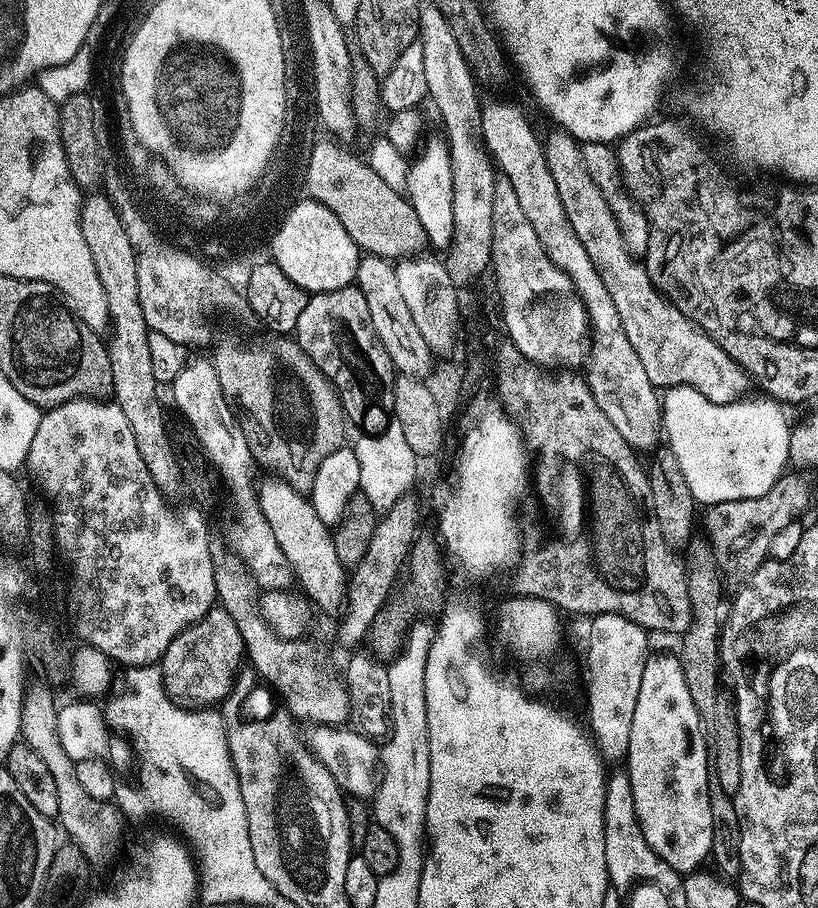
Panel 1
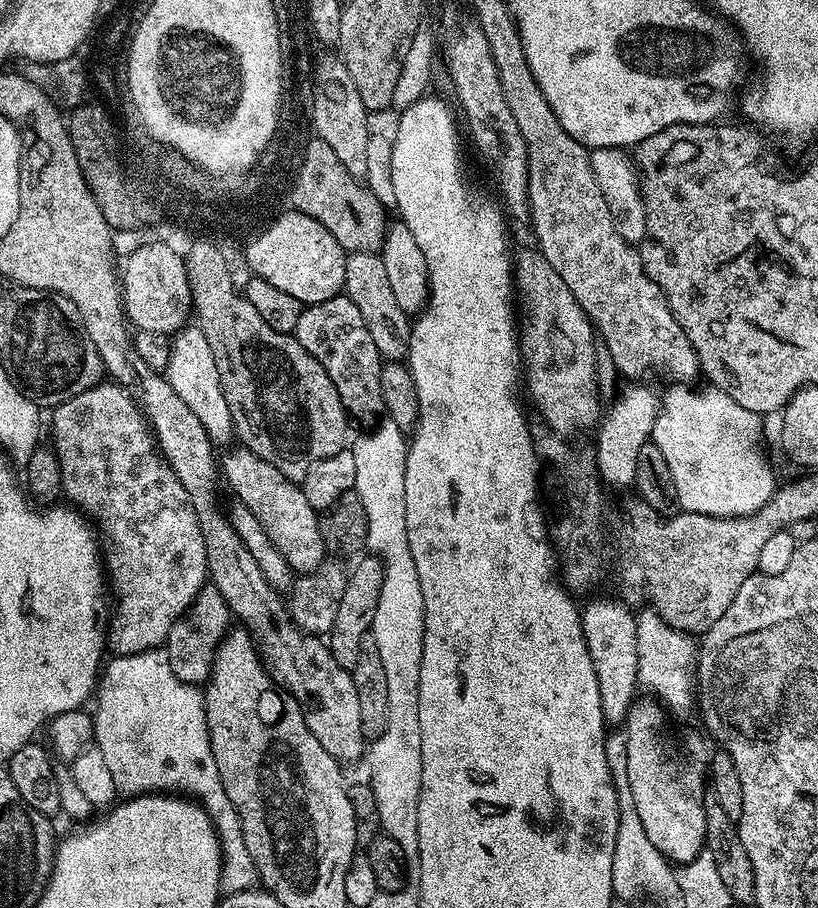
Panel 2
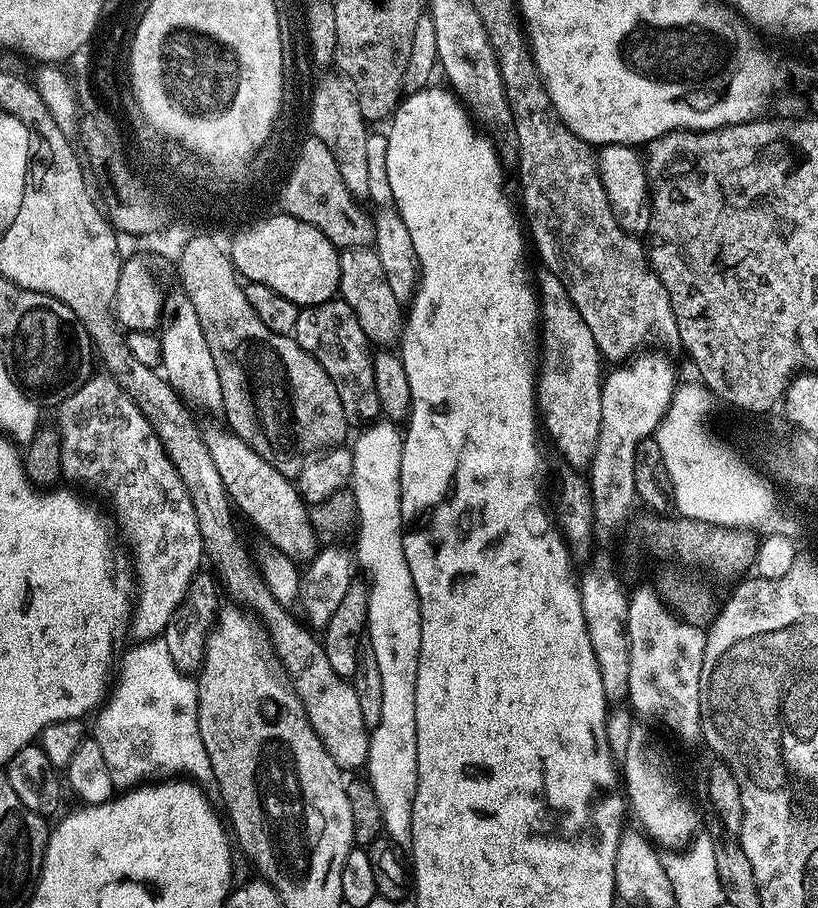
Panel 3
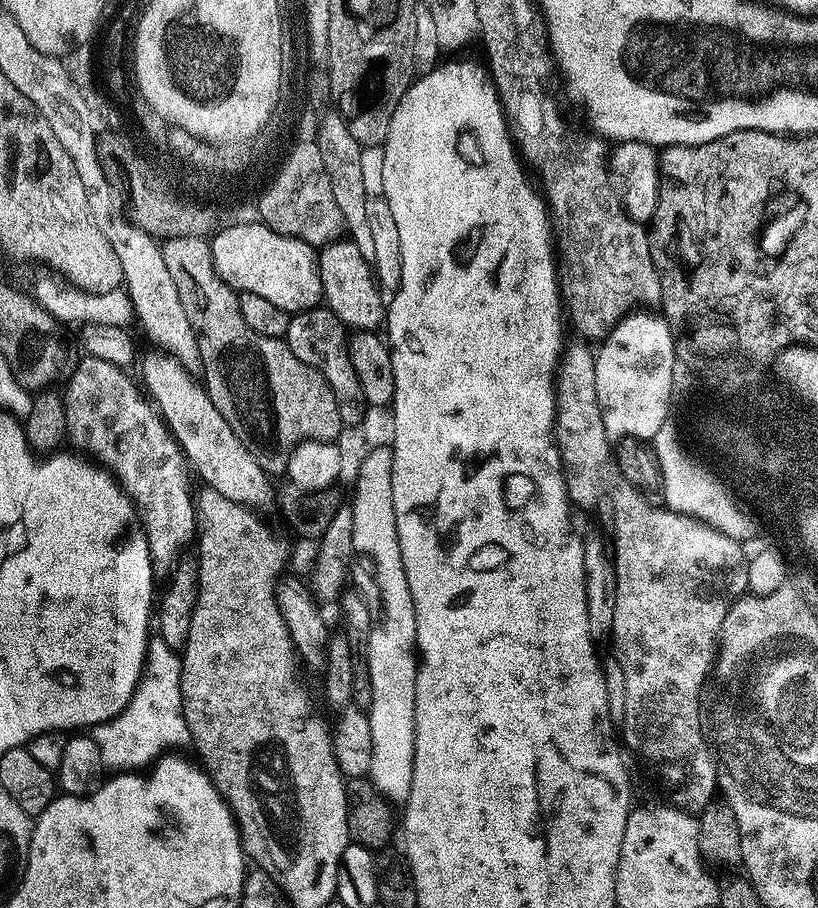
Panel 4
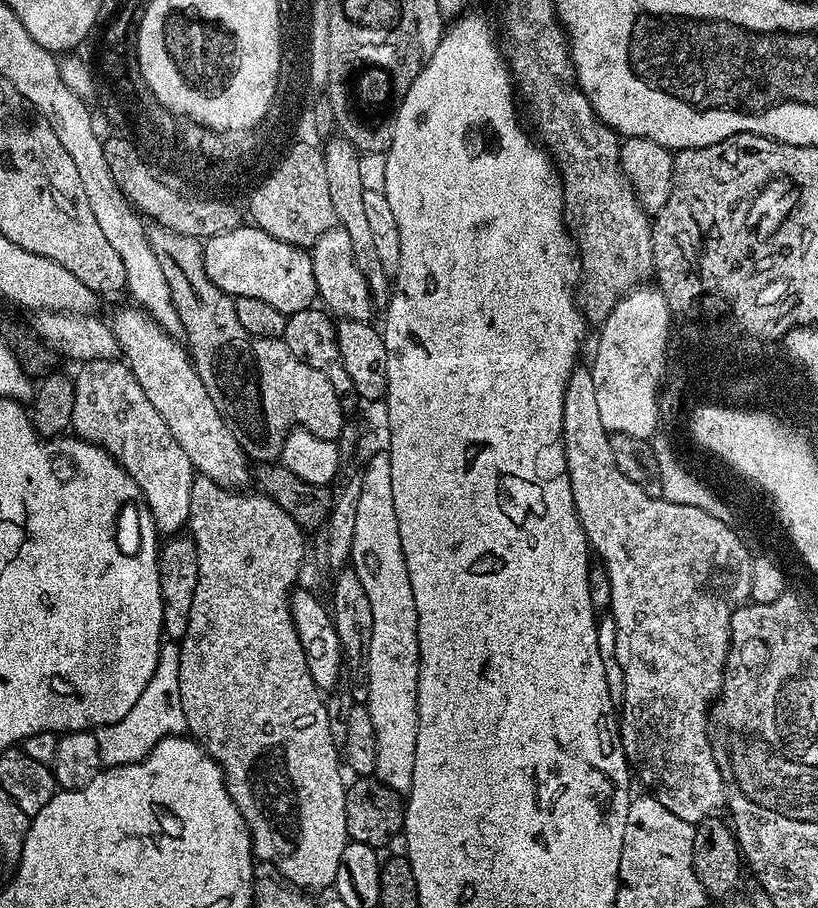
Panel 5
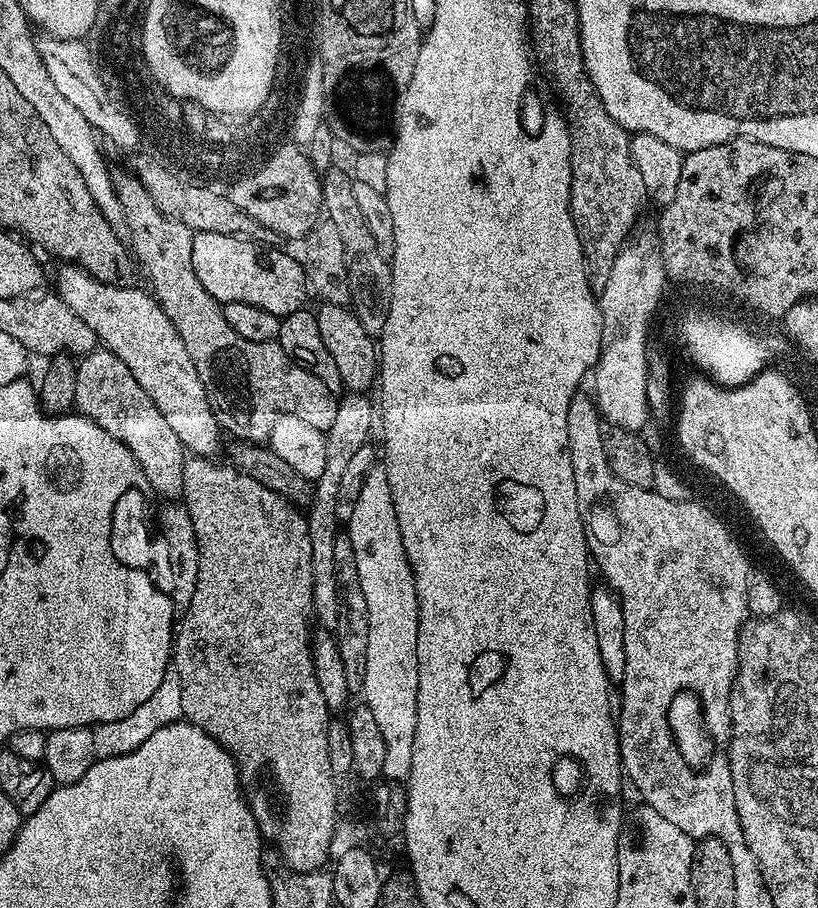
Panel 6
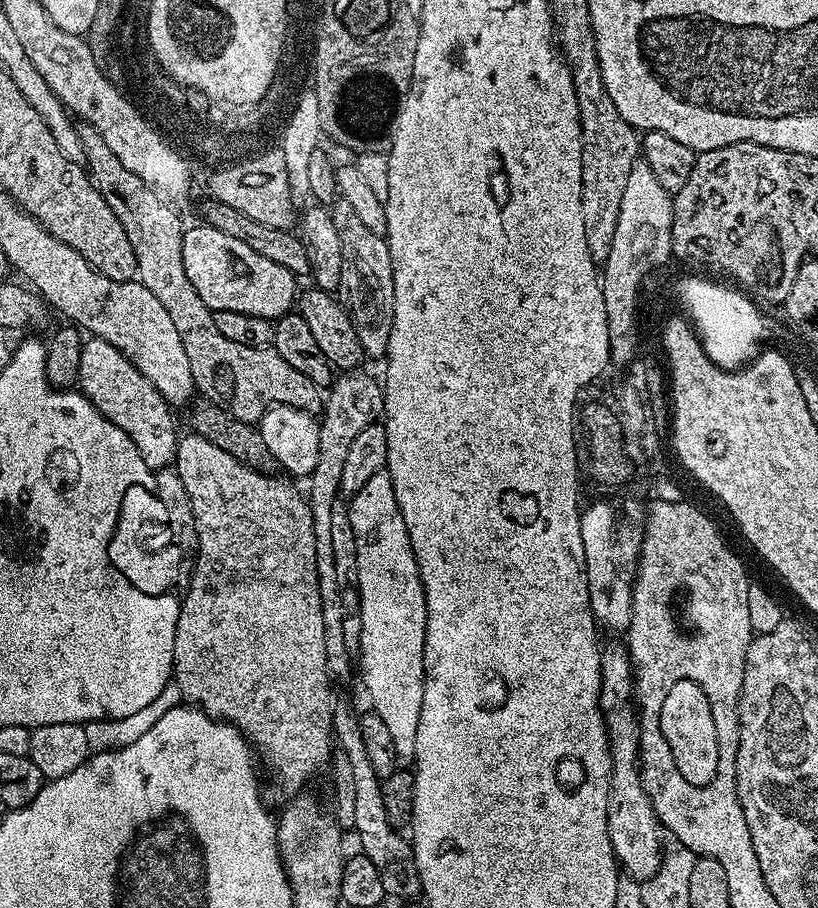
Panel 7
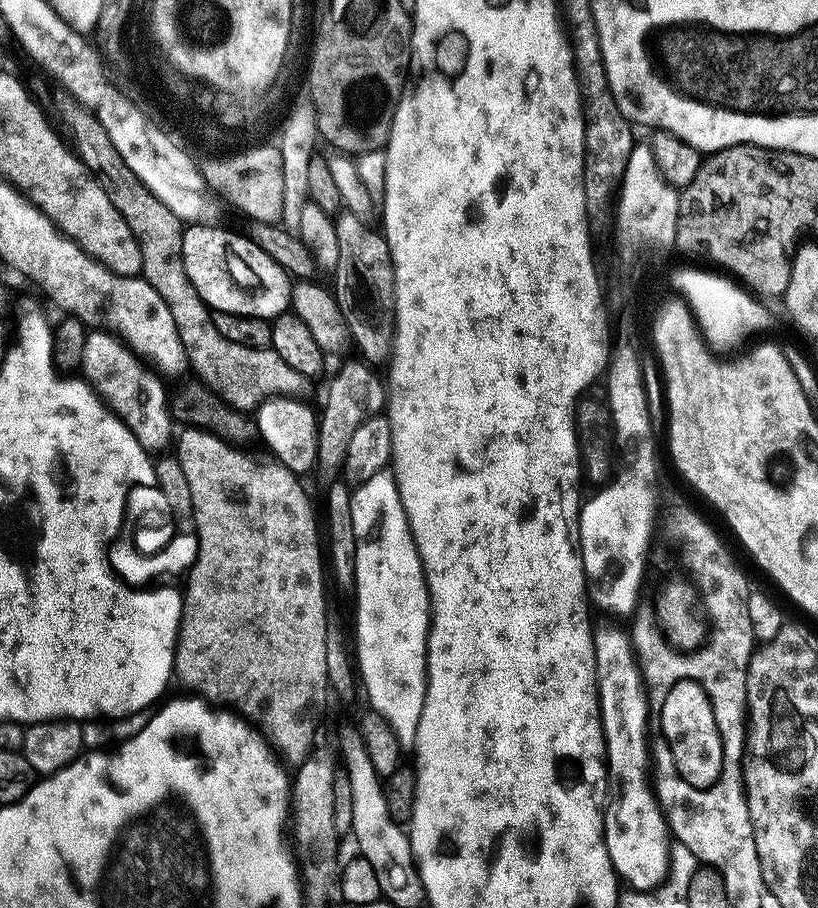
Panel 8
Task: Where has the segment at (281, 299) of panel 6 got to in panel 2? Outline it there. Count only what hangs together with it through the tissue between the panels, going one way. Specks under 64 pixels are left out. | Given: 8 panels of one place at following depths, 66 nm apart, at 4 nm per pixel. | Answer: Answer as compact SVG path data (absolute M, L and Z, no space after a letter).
M295 210L271 221L257 240L252 240L244 256L255 275L261 276L270 286L278 286L307 306L326 302L331 296L341 295L346 274L346 249L314 218Z

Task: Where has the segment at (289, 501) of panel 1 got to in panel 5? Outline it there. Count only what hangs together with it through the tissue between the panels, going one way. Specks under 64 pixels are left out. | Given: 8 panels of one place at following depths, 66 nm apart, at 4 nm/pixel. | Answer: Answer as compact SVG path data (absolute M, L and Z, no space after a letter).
M131 307L111 318L110 325L128 369L138 378L138 386L142 386L146 398L150 398L150 406L162 414L162 422L166 422L170 434L174 434L178 446L186 450L186 458L190 458L199 475L224 488L243 489L247 485L244 483L250 480L249 457L236 439L231 423L225 420L218 406L214 406L210 394L206 394L206 386L188 350L177 337L160 328L143 308Z

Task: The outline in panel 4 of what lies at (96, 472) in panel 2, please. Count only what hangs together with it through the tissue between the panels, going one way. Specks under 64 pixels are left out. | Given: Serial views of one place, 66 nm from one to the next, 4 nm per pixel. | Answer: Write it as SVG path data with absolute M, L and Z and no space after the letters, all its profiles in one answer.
M85 355L83 359L81 359L80 363L76 365L72 377L66 381L66 387L62 392L64 405L66 406L66 430L68 431L67 443L69 445L73 444L71 447L75 449L77 453L91 458L97 465L99 465L99 467L107 470L113 481L119 484L122 491L128 495L129 501L134 505L135 515L136 512L140 515L140 524L144 527L141 529L146 538L146 542L148 543L148 549L150 550L153 573L160 574L160 572L165 572L165 574L168 574L175 569L178 561L181 559L182 553L180 553L180 551L182 551L191 540L193 543L198 536L198 511L194 503L194 488L192 492L191 486L188 485L188 472L190 476L190 465L185 457L184 451L180 449L180 443L177 442L177 440L172 437L172 433L168 431L168 425L164 423L159 411L149 403L146 399L145 393L141 391L138 384L138 389L136 389L135 382L132 381L128 375L129 373L125 371L125 369L114 366L102 358L94 358L93 356Z

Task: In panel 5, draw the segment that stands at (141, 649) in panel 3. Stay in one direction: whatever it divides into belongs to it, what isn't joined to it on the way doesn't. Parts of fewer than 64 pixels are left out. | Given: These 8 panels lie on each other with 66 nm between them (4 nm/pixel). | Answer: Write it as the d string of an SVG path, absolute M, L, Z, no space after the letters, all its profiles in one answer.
M176 642L161 643L158 654L158 666L146 686L142 696L130 714L113 724L101 724L95 729L98 742L98 754L101 765L116 768L120 764L133 764L145 760L152 752L152 747L168 736L183 736L186 732L186 718L182 714L182 698L178 690L178 662L180 645Z

